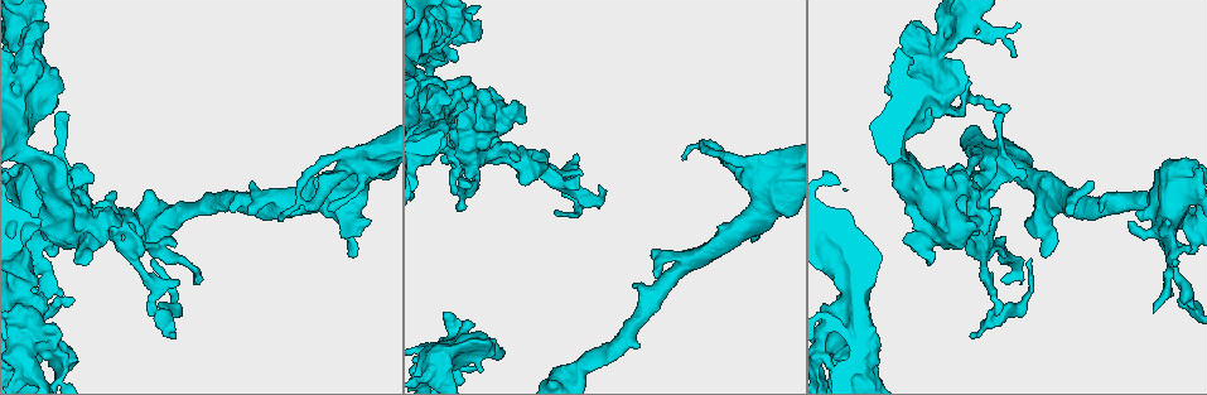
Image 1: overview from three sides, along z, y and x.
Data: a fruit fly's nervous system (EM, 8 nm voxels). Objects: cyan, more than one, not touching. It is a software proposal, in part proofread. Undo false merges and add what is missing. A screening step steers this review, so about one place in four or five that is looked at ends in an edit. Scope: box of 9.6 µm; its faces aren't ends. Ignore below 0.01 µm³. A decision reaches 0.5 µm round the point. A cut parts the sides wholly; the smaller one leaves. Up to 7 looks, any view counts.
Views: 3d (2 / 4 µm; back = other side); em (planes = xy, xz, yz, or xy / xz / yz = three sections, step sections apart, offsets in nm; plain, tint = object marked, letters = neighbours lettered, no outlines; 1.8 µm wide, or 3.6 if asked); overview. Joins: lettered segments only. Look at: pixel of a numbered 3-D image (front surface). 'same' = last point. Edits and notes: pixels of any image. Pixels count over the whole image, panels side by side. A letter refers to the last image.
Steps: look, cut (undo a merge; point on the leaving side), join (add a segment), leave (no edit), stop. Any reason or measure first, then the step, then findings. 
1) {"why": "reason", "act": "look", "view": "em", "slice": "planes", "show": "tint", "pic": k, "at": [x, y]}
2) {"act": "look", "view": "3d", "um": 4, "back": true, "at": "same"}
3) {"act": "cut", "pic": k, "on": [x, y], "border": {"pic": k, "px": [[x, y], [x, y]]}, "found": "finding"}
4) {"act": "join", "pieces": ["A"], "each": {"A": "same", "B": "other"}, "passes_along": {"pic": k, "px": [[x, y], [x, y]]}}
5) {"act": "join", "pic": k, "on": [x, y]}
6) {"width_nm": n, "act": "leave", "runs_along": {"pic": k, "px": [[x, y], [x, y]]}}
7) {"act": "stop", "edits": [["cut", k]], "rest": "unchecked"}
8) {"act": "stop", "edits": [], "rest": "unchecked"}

{"act": "look", "view": "em", "um": 3.6, "slice": "planes", "show": "plain", "pic": 1, "at": [1170, 220]}

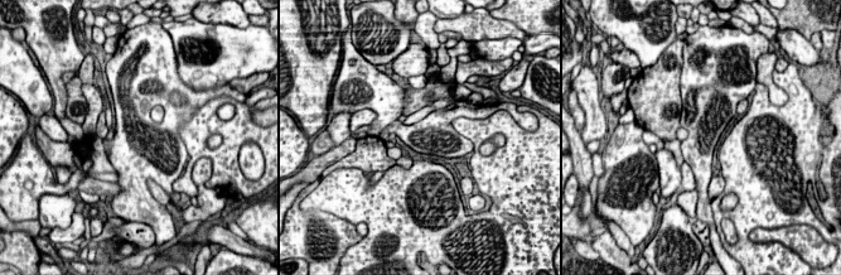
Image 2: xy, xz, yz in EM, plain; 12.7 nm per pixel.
{"why": "what lies round it", "act": "look", "view": "em", "um": 3.6, "slice": "planes", "show": "letters", "at": "same"}

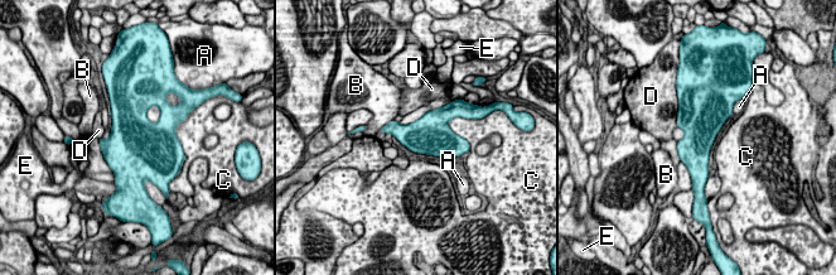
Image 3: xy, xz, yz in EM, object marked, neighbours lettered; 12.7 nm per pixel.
{"width_nm": 480, "act": "leave", "each": {"A": "other", "B": "other", "C": "other", "D": "other", "E": "other"}, "border": {"pic": 3, "px": [[679, 97], [676, 126]]}, "found": "continuous, no second cell"}

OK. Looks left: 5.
{"act": "look", "view": "em", "slice": "planes", "show": "tint", "pic": 1, "at": [1153, 309]}

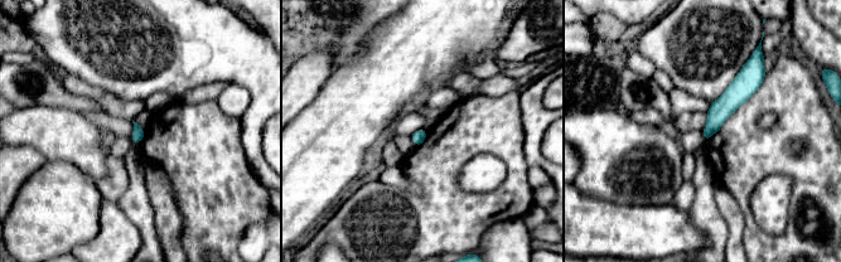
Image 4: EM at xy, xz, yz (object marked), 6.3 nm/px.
{"act": "look", "view": "em", "slice": "planes", "show": "letters", "at": "same"}

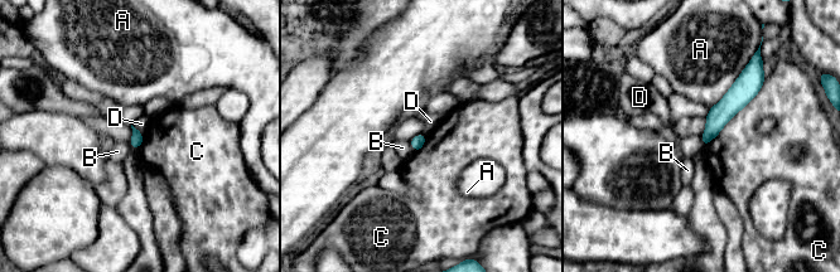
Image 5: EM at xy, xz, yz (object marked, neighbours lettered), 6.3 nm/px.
{"longest_contact_nm": ["C", 600], "act": "leave", "each": {"A": "other", "B": "other", "C": "other", "D": "other"}, "found": "no lettered segment goes on from it"}

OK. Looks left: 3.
{"why": "a fork", "act": "look", "view": "em", "slice": "planes", "show": "letters", "pic": 1, "at": [952, 110]}

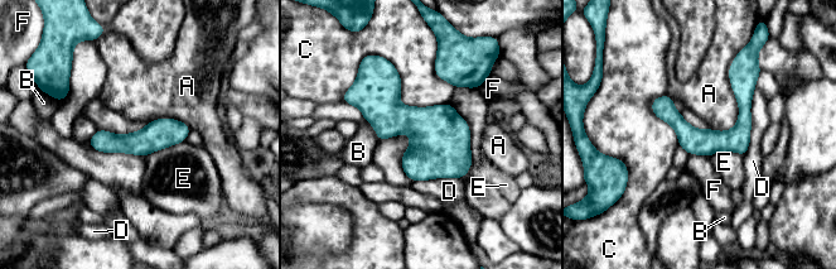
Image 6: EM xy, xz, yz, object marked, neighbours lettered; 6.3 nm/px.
{"act": "leave", "each": {"A": "other", "B": "other", "C": "other", "D": "other", "E": "other", "F": "other"}, "found": "continuous, no second cell"}

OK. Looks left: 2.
{"act": "stop", "edits": [], "rest": "unchecked"}

